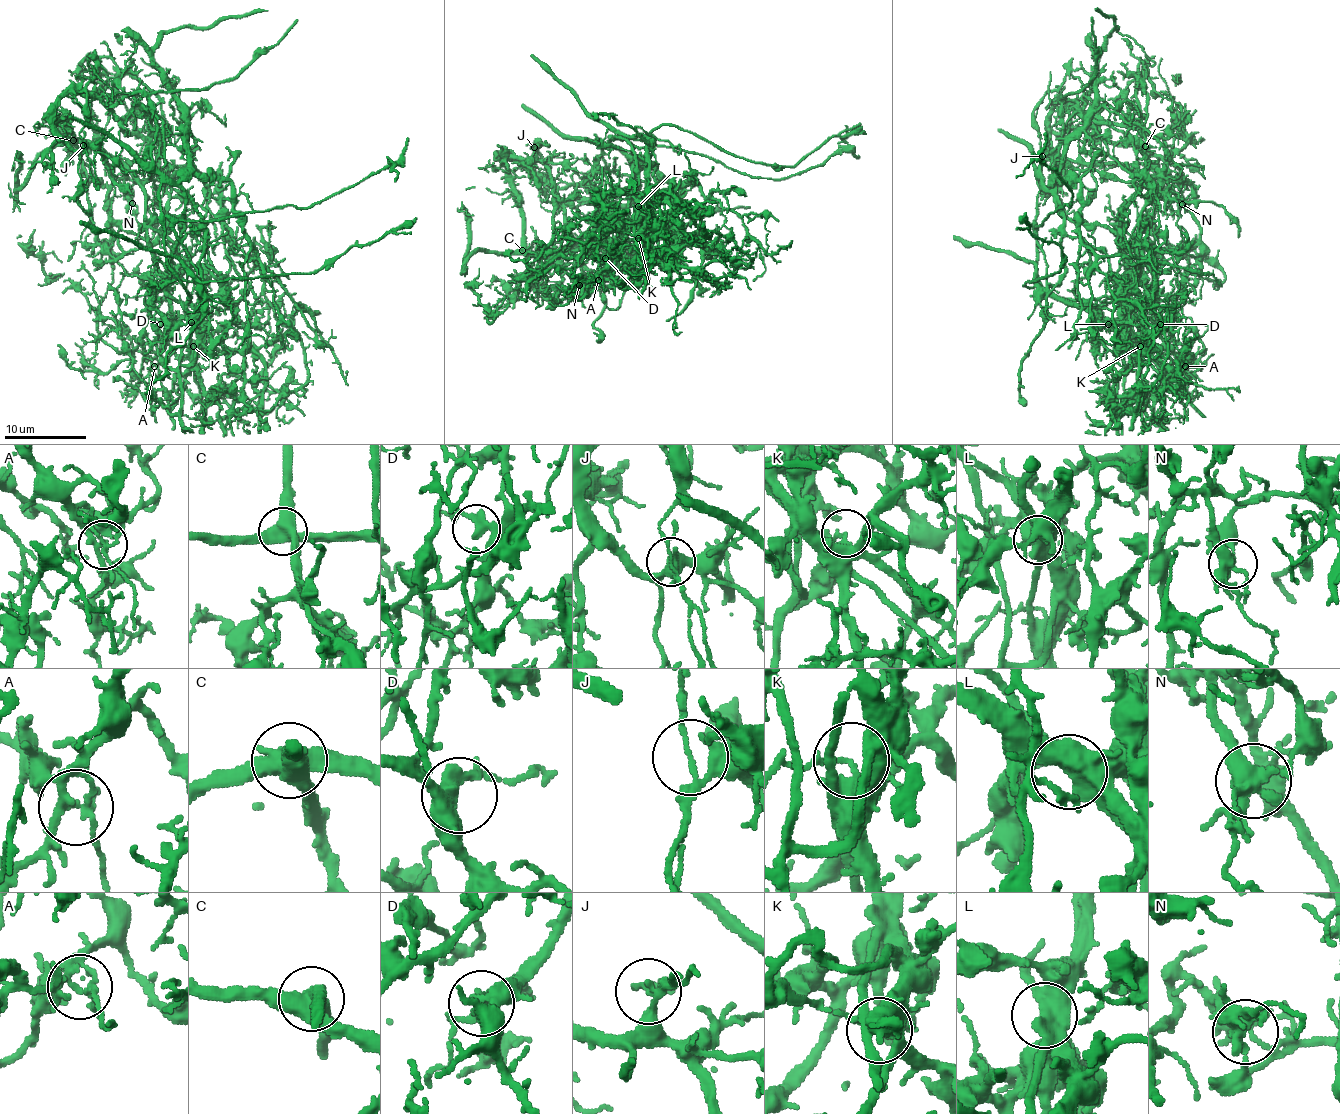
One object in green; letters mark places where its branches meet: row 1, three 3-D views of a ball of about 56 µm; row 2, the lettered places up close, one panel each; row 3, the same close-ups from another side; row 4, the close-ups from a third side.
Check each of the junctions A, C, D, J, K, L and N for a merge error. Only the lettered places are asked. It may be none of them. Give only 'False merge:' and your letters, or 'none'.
False merge: C, J, K, L, N

